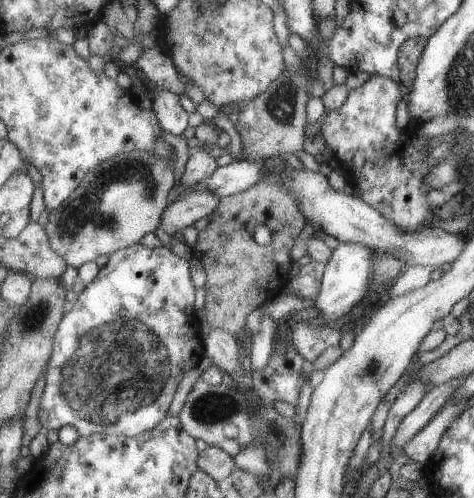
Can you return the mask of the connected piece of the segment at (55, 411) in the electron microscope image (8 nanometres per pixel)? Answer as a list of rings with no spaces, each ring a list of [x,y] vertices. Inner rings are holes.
[[[135,243],[133,246],[128,246],[110,255],[109,260],[99,269],[95,279],[78,294],[72,309],[63,317],[56,332],[54,354],[47,366],[46,384],[37,414],[42,431],[61,430],[63,426],[73,426],[81,437],[97,433],[134,437],[153,430],[169,414],[169,406],[179,388],[179,382],[185,378],[188,371],[197,368],[206,355],[203,324],[194,308],[195,286],[193,286],[193,278],[191,278],[191,264],[189,261],[179,258],[175,252],[171,251],[171,248],[161,246],[147,248],[143,244]]]

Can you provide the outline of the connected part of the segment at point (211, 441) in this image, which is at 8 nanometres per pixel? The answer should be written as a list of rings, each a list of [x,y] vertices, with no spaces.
[[[199,376],[179,418],[195,440],[203,440],[209,446],[225,449],[234,457],[247,450],[253,442],[263,442],[271,471],[278,471],[281,476],[295,481],[303,458],[302,429],[292,419],[281,416],[273,404],[261,397],[249,400],[249,394],[251,390],[241,390],[229,381],[221,385],[209,385]]]

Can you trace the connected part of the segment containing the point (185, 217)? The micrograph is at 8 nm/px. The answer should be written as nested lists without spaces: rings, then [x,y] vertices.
[[[195,192],[187,198],[181,198],[171,203],[167,210],[163,213],[161,227],[171,237],[177,232],[193,226],[195,222],[199,222],[201,218],[211,216],[221,198],[211,194],[211,192]]]

